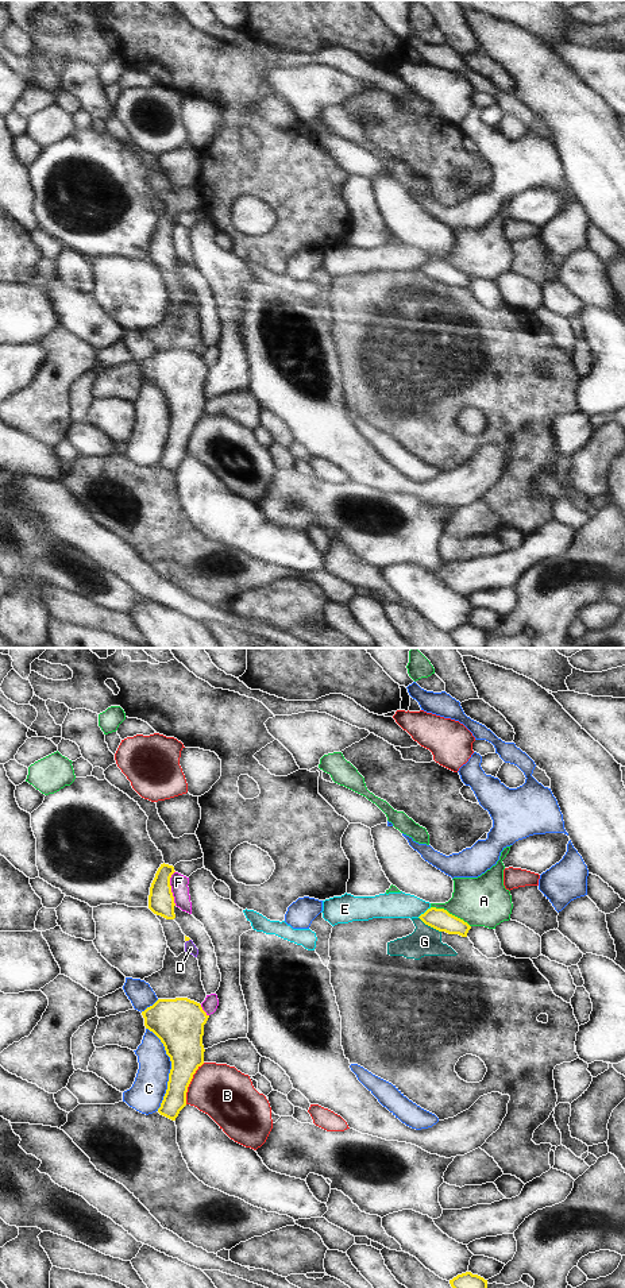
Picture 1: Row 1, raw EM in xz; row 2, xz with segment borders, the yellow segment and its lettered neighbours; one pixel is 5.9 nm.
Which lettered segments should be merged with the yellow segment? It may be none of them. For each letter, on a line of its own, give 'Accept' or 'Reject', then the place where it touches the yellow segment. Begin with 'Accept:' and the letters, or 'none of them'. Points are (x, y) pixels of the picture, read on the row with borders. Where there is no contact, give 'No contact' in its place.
Accept: none of them
A: Reject. Touches yellow at xz (451, 914)
B: Reject. Touches yellow at xz (189, 1083)
C: Reject. Touches yellow at xz (172, 1068)
D: Reject. Touches yellow at xz (188, 940)
E: Reject. Touches yellow at xz (425, 911)
F: Reject. Touches yellow at xz (170, 889)
G: Reject. Touches yellow at xz (429, 925)

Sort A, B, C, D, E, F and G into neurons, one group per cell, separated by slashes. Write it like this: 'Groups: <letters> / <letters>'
Groups: A / B E / C F / D / G

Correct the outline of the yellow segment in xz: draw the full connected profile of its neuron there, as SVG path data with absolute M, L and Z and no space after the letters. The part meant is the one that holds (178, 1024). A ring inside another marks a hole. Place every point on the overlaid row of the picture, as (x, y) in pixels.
M188 998L158 999L142 1011L144 1026L163 1044L170 1057L167 1090L158 1112L175 1121L186 1106L188 1087L204 1064L204 1025L209 1015Z

